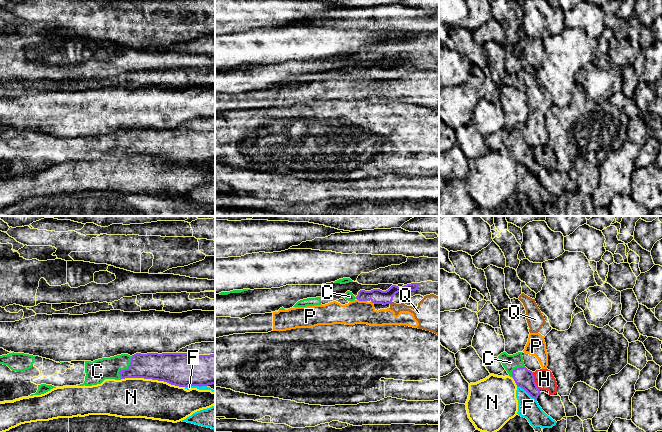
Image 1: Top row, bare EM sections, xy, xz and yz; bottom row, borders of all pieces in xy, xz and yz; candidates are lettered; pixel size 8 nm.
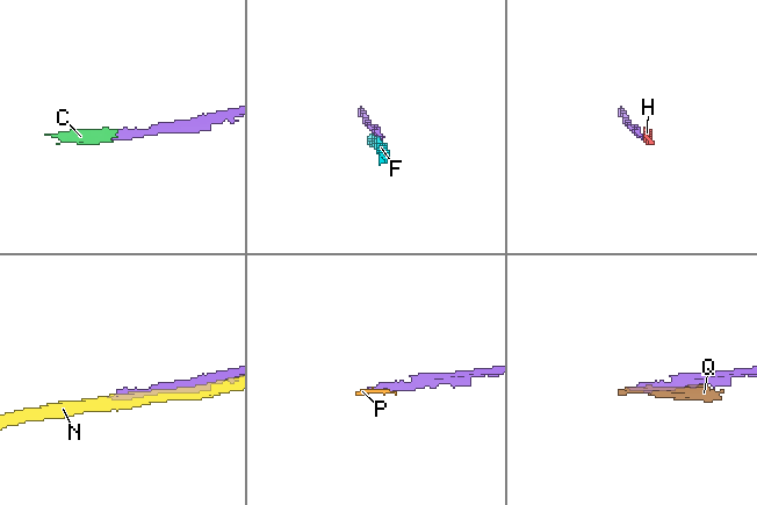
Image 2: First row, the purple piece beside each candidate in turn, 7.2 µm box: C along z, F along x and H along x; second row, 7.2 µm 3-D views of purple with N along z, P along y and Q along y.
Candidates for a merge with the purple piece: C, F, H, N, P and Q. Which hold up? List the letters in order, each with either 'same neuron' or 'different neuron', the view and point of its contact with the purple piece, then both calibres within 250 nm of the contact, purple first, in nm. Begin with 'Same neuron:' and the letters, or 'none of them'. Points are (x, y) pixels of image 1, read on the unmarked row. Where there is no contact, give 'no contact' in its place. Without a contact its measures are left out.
Same neuron: C
C: same neuron; meets purple in xy at (125, 145); 220 nm thick on the purple side, 180 nm on the other
F: different neuron; meets purple in xy at (195, 161); 280 nm thick on the purple side, 30 nm on the other
H: different neuron; meets purple in yz at (534, 157); 160 nm thick on the purple side, 160 nm on the other
N: different neuron; meets purple in xy at (153, 155); 280 nm thick on the purple side, 320 nm on the other
P: different neuron; meets purple in xz at (362, 76); 120 nm thick on the purple side, 190 nm on the other
Q: different neuron; meets purple in xz at (390, 78); 120 nm thick on the purple side, 100 nm on the other

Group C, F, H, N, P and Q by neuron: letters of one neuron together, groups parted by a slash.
C / F / H / N / P Q

